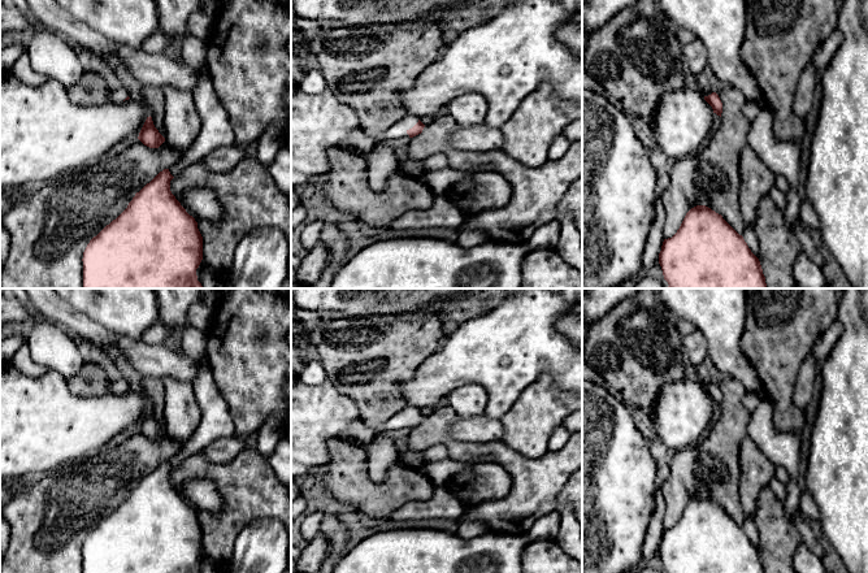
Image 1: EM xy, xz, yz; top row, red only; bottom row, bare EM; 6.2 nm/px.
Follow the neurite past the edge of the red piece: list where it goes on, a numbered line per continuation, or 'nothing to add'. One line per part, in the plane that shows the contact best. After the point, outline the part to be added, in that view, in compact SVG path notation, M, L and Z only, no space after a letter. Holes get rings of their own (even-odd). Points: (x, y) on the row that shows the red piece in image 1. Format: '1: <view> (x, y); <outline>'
1: xz (359, 139); M405 116L392 126L378 133L377 135L369 135L361 126L355 129L347 138L347 143L357 152L369 153L378 142L389 142L391 139L402 139L409 135L407 131L412 129L420 118Z

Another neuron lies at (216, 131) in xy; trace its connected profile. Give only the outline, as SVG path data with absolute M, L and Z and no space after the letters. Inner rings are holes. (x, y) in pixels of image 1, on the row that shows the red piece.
M207 69L198 71L198 81L192 94L195 108L201 120L201 129L191 148L169 168L173 177L181 174L191 164L204 159L213 149L234 144L229 114L218 101Z

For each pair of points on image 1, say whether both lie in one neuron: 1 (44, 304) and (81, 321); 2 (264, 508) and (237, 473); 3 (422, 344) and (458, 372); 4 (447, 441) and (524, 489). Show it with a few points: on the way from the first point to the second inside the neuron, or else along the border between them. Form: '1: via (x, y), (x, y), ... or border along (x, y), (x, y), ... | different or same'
1: via (53, 307), (72, 320) | same
2: via (261, 499), (246, 482) | same
3: border along (446, 335), (442, 346), (420, 365), (415, 376) | different
4: via (469, 450), (497, 451), (513, 467) | same

